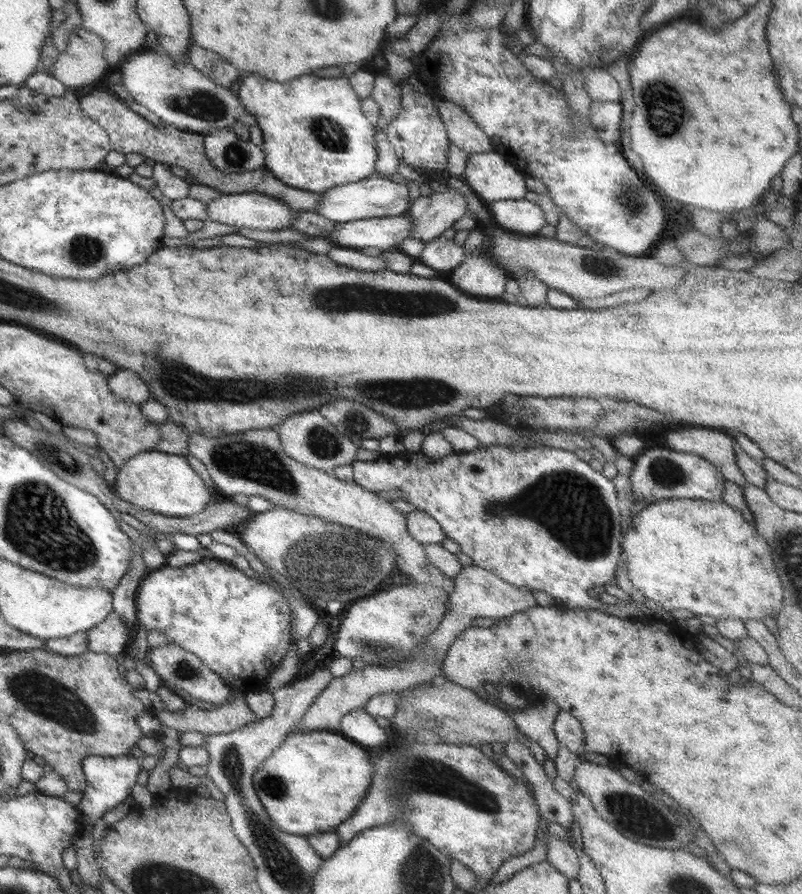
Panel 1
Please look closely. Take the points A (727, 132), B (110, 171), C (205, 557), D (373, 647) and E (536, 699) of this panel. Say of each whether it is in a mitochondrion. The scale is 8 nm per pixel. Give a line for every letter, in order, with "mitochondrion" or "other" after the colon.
A: other
B: other
C: other
D: mitochondrion
E: other

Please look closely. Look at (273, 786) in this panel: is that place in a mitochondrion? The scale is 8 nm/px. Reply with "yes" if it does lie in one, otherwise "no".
yes

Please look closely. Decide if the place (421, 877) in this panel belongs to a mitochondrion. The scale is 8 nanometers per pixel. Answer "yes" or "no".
yes

